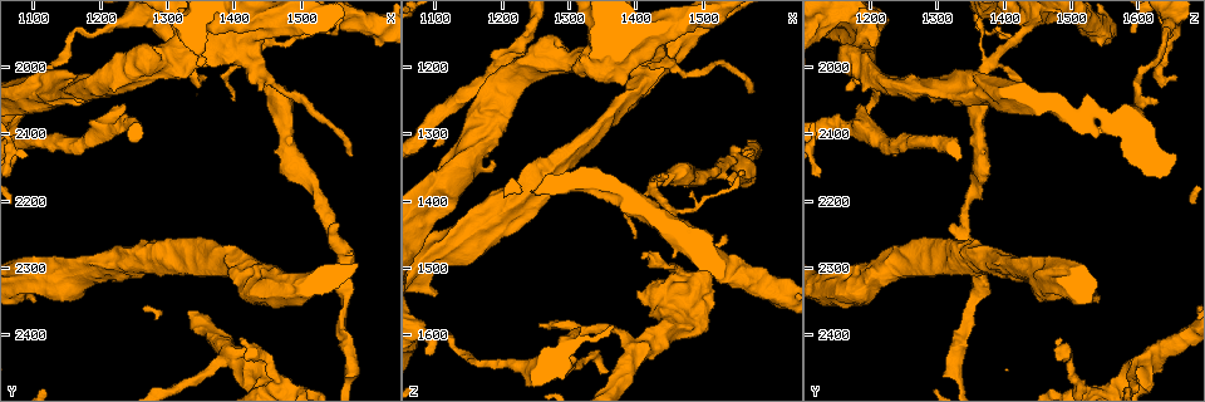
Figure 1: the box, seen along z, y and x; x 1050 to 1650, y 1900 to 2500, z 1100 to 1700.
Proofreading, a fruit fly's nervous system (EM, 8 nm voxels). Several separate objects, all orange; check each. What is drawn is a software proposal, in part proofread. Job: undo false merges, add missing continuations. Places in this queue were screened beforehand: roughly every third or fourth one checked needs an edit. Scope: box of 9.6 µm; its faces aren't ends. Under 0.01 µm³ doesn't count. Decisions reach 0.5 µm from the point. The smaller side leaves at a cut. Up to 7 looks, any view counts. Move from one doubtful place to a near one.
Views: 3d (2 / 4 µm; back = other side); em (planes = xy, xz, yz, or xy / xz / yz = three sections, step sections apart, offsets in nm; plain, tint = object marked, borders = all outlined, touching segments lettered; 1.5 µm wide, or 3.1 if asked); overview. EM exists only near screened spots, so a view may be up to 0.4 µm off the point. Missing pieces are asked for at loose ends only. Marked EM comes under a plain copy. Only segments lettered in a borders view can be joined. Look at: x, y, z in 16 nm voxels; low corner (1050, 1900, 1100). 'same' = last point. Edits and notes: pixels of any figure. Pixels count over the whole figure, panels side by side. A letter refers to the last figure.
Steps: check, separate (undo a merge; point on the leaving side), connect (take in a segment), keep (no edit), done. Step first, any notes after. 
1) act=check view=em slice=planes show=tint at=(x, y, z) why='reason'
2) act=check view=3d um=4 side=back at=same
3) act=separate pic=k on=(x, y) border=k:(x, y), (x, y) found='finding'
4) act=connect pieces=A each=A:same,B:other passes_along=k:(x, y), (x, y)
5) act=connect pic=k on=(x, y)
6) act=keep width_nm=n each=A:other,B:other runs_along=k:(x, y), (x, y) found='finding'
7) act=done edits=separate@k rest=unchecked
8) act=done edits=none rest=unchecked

act=check view=em slice=yz step=4 show=tint at=(1460, 1965, 1415) why='calibre changes'

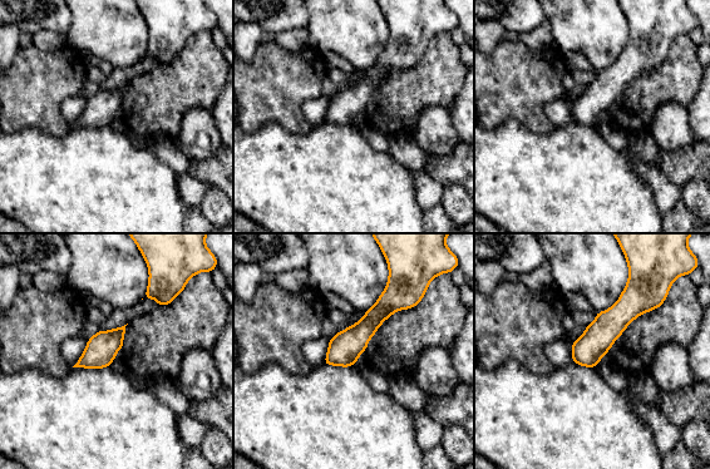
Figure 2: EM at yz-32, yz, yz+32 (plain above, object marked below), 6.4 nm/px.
act=check view=em slice=xz step=4 show=borders at=same why='another direction'

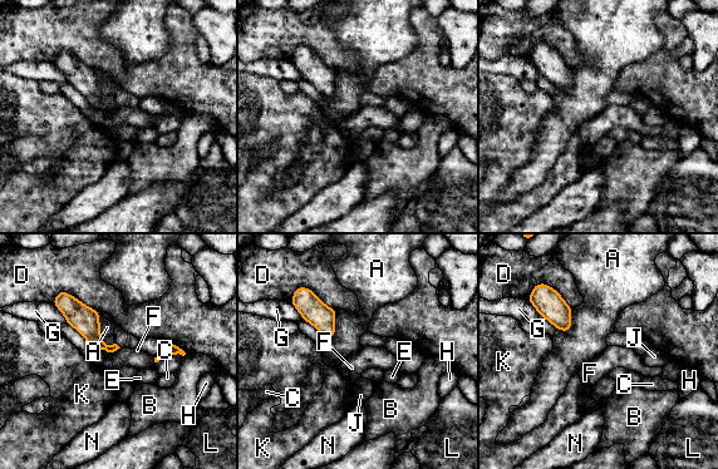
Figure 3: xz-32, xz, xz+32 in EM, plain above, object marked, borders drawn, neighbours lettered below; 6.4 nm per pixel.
act=keep width_nm=60 each=A:other,B:other,C:other,D:other,E:other,F:other,G:other,H:other,J:other,K:other,L:other,N:other border=3:(57, 307), (67, 321) found='all the same neuron'

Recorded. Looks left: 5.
act=check view=3d um=2 side=back at=(1105, 2345, 1535) why='stops while still wide'

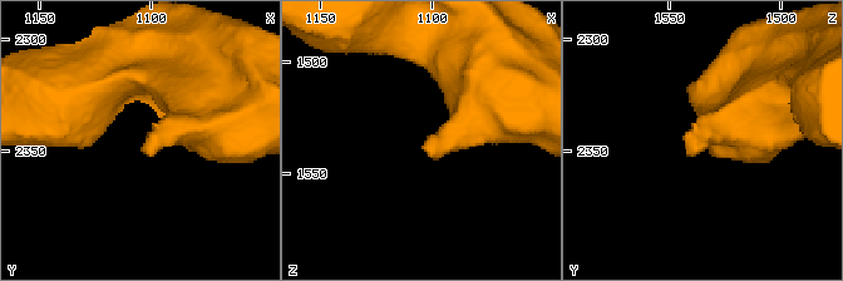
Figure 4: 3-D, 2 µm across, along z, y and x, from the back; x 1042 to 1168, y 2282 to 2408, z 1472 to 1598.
act=check view=em slice=yz step=4 show=tint at=(1103, 2349, 1540) why='now the EM'

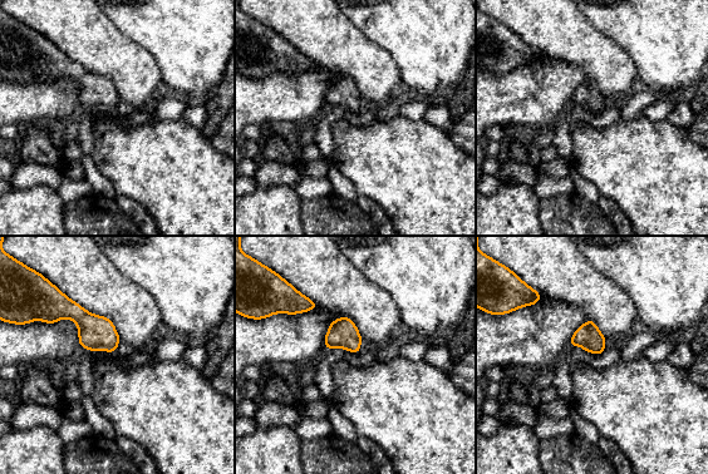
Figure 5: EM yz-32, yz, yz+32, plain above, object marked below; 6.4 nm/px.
act=check view=em slice=planes show=borders at=same

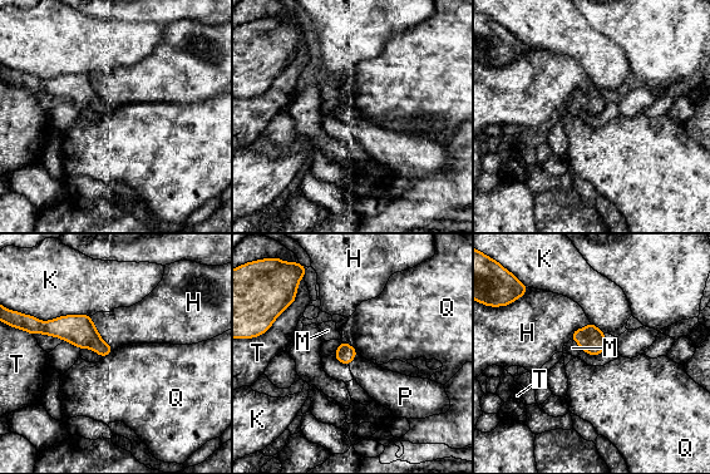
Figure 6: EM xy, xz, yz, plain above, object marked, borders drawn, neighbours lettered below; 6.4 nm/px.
act=keep longest_contact=K:360nm each=H:other,K:other,M:other,P:other,Q:other,T:other found='no lettered segment goes on from it'

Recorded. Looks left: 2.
act=check view=3d um=4 at=(1160, 1945, 1640) why='abrupt turn'

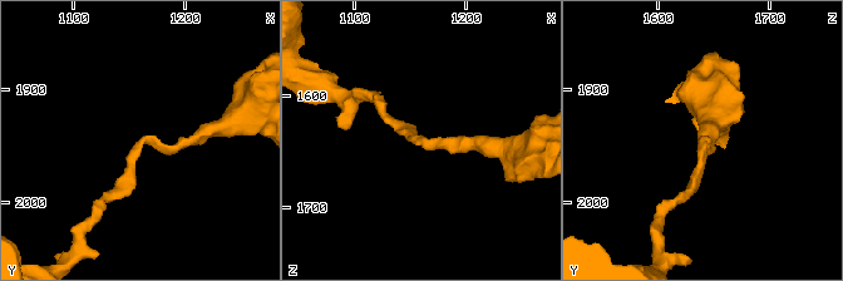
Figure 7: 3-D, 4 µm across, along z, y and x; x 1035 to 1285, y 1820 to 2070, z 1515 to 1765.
act=check view=em slice=planes show=borders at=(1160, 1944, 1640) why='now the EM'

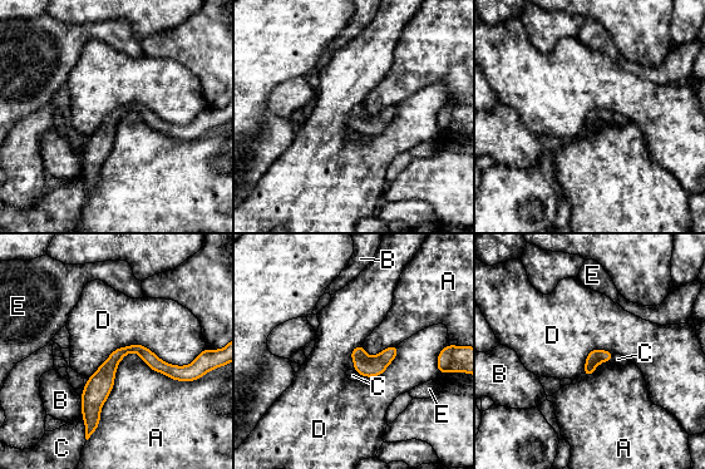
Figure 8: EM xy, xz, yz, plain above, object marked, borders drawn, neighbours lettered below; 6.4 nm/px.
act=keep longest_contact=A:800nm each=A:other,B:other,C:other,D:other,E:other runs_along=8:(186, 373), (124, 350), (88, 424) found='one neuron here'

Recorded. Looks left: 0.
act=done edits=none rest=unchecked

